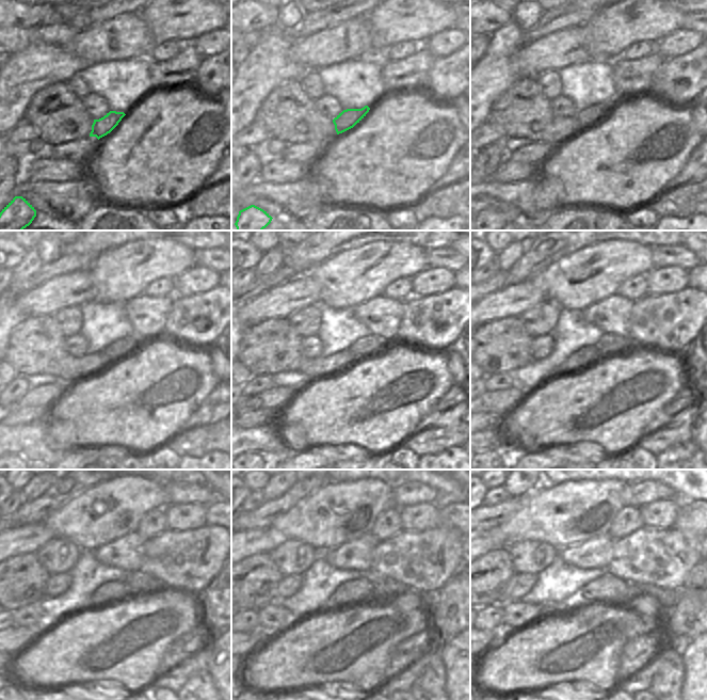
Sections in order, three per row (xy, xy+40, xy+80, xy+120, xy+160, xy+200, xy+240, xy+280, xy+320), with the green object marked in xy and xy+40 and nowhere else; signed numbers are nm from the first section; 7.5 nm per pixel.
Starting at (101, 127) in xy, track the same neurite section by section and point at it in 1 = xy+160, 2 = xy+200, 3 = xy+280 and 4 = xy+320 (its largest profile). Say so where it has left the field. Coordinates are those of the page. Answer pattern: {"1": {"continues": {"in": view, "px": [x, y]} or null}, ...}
{"1": {"continues": {"in": "xy+160", "px": [371, 345]}}, "2": {"continues": {"in": "xy+200", "px": [610, 344]}}, "3": {"continues": {"in": "xy+280", "px": [382, 584]}}, "4": {"continues": {"in": "xy+320", "px": [665, 599]}}}

